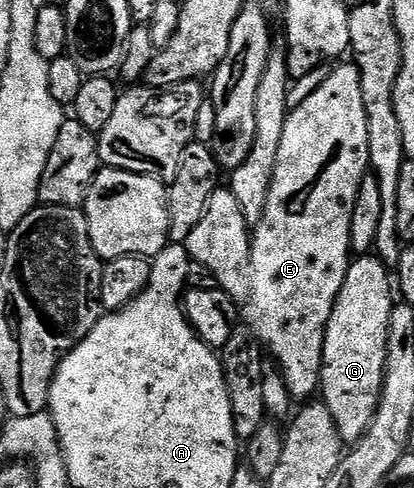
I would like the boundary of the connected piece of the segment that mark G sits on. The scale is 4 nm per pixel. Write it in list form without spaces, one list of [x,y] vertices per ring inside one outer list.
[[[374,253],[359,254],[346,270],[344,285],[336,297],[332,317],[328,317],[322,350],[320,399],[332,413],[339,437],[350,445],[357,443],[359,436],[366,431],[382,391],[382,377],[386,372],[388,321],[394,304],[393,297],[390,297],[390,287],[392,291],[392,275],[382,260]]]

